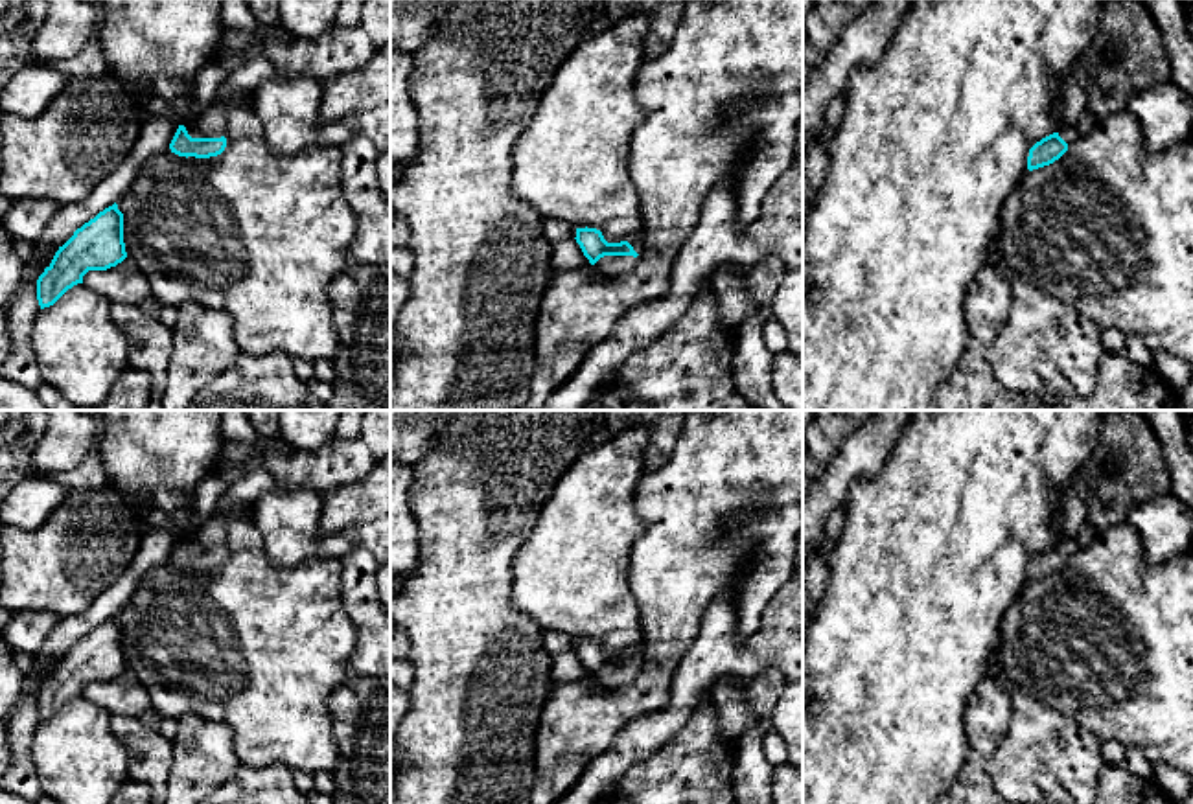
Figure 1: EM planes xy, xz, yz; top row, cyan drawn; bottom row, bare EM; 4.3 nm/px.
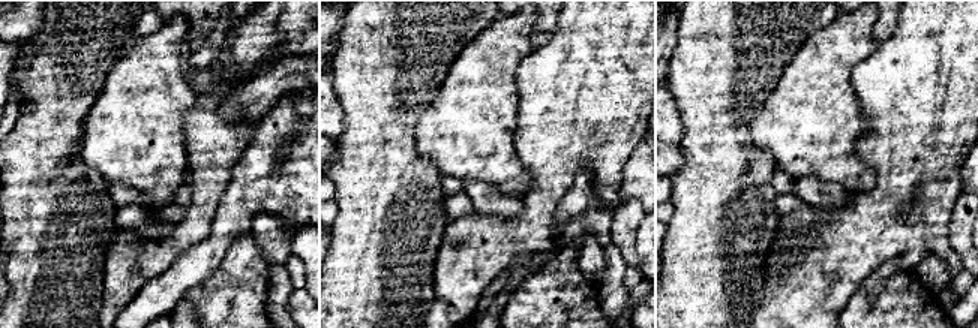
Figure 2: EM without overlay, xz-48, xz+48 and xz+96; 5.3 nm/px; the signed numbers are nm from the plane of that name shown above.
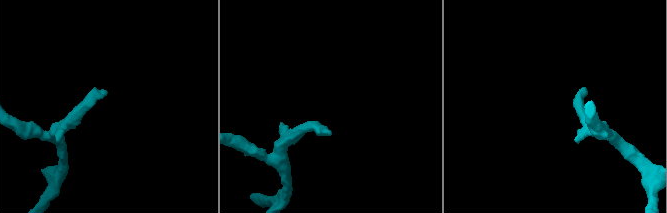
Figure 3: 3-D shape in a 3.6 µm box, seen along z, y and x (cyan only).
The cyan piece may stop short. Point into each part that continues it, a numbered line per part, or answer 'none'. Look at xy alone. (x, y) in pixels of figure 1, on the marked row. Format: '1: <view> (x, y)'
1: xy (210, 124)

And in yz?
1: yz (1068, 133)

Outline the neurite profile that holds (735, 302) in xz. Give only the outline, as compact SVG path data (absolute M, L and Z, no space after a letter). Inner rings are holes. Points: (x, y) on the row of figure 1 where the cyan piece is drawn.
M733 267L720 269L709 289L716 294L718 322L724 327L738 329L749 315L760 313L746 274L736 272Z

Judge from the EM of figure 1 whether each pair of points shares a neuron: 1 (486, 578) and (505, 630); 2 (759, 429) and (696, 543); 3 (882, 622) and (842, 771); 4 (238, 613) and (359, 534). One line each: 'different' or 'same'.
1: same
2: same
3: same
4: different

